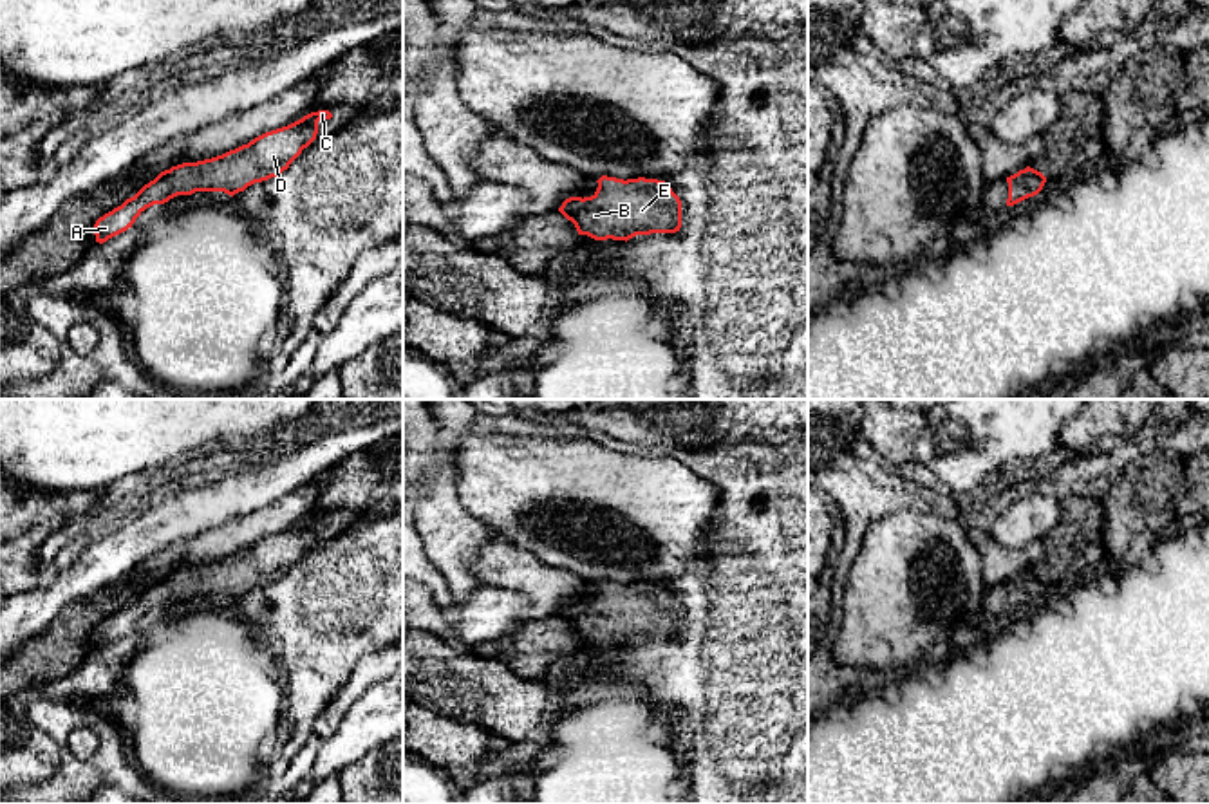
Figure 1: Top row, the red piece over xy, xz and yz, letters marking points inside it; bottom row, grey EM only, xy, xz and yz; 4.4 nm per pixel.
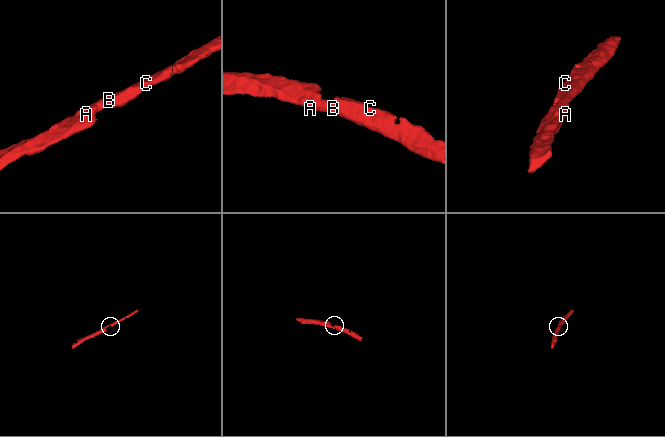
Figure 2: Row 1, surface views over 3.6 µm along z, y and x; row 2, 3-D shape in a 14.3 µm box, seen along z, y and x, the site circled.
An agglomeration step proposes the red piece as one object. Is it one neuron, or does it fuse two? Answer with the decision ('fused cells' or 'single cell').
single cell

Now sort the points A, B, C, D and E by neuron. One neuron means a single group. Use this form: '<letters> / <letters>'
A B C D E

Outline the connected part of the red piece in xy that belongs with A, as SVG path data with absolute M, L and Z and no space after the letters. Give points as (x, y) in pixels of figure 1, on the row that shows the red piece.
M329 110L311 112L222 155L161 172L134 197L96 220L96 242L103 244L127 231L146 208L177 195L224 192L233 197L255 182L280 175L316 139L318 121L331 117Z

